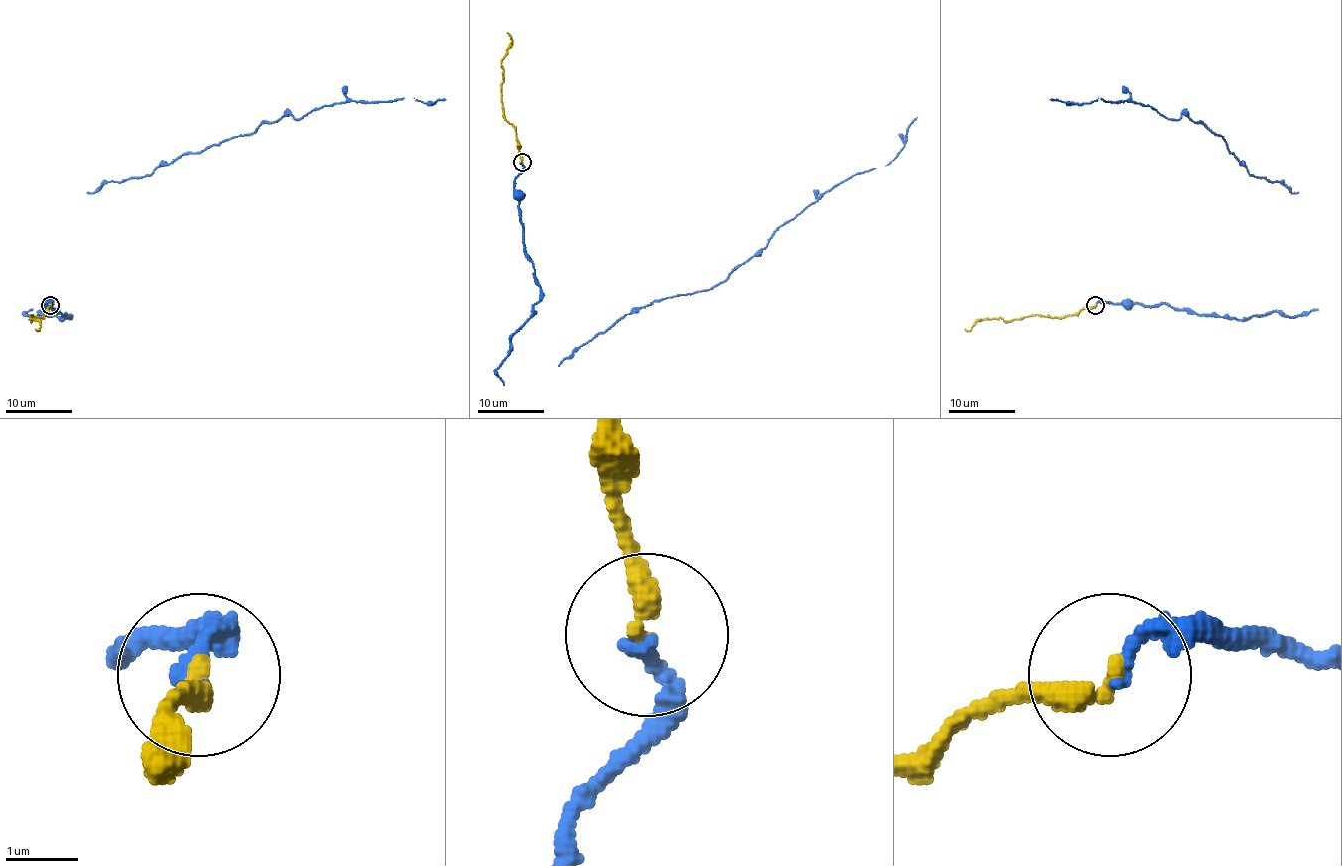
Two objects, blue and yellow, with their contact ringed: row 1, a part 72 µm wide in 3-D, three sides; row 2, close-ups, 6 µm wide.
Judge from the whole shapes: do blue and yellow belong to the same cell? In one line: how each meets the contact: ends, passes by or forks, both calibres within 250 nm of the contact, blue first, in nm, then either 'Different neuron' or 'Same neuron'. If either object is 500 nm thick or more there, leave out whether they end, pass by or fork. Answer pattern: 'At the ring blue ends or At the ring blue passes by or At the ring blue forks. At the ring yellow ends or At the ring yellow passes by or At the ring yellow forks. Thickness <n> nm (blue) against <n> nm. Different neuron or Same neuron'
At the ring blue ends. At the ring yellow ends. Thickness 200 nm (blue) against 320 nm. Same neuron

